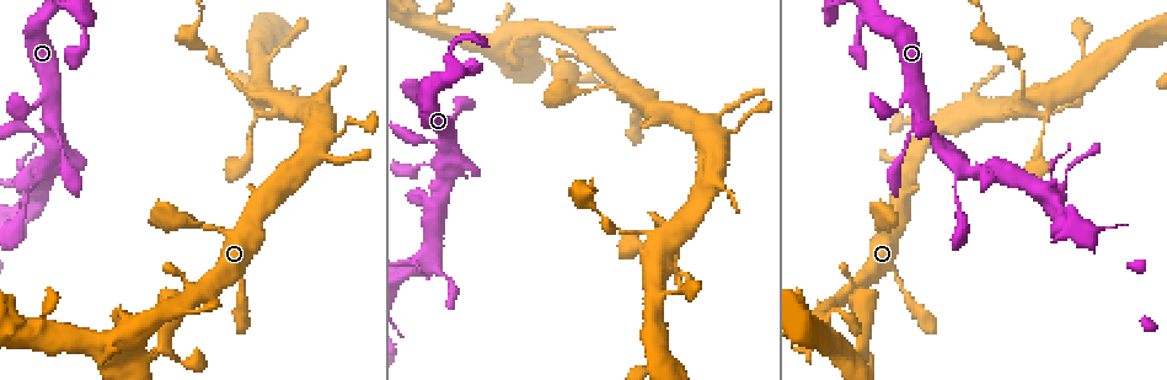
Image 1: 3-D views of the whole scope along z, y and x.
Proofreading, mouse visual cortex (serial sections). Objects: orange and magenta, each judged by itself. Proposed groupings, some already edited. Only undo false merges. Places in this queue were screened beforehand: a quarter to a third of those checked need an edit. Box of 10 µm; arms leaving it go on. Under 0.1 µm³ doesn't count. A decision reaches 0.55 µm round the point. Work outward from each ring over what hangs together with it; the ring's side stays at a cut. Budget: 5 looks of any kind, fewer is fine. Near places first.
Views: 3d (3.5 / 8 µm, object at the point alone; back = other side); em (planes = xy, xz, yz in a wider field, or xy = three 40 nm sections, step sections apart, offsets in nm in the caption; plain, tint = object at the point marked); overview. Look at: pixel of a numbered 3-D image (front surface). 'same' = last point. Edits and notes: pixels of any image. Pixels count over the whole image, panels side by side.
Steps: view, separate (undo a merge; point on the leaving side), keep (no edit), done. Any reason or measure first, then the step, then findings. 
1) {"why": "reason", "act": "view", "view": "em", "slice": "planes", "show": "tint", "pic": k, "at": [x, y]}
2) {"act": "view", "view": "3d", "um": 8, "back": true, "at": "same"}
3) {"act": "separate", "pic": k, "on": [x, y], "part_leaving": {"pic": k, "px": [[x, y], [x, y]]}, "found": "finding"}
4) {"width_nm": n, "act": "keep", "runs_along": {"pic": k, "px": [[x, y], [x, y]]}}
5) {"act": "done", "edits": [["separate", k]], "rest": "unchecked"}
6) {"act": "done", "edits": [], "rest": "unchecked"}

{"why": "small branch off a trunk", "act": "view", "view": "3d", "um": 3.5, "pic": 1, "at": [55, 124]}

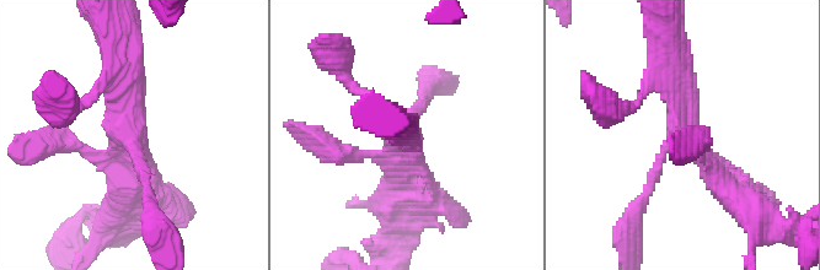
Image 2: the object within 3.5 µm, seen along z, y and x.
{"arms": 4, "arm_widths_nm": [150, 150, 300, 400], "why": "now the EM", "act": "view", "view": "em", "slice": "planes", "show": "tint", "pic": 2, "at": [131, 129]}

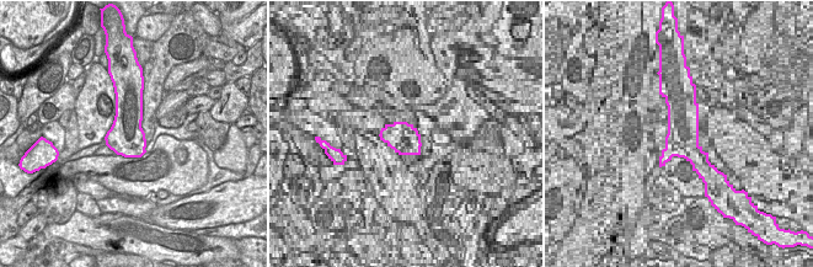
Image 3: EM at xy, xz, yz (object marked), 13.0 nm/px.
{"act": "keep", "runs_along": {"pic": 2, "px": [[670, 48], [682, 131], [733, 195]]}, "found": "one cell here"}

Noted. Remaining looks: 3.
{"why": "four-way junction", "act": "view", "view": "3d", "um": 8, "pic": 1, "at": [1032, 96]}

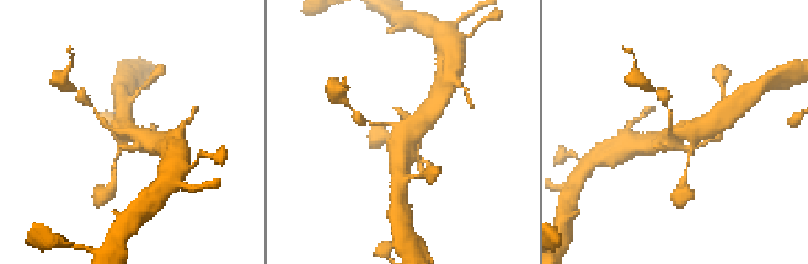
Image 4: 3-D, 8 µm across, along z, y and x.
{"why": "zoom in", "act": "view", "view": "3d", "um": 3.5, "back": true, "at": "same"}

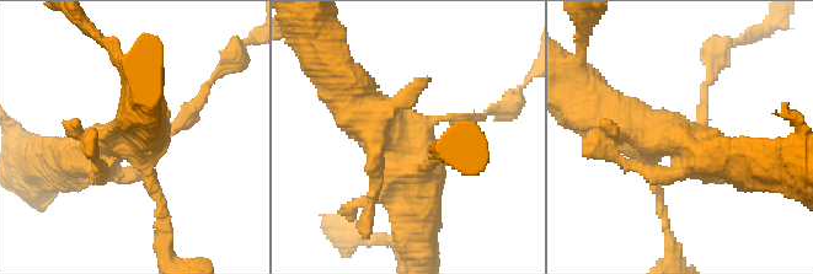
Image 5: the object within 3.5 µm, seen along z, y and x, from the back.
{"act": "separate", "pic": 5, "on": [197, 107], "part_leaving": {"pic": 5, "px": [[171, 130], [235, 47]]}, "found": "two cells meet here"}

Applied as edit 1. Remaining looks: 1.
{"act": "done", "edits": [["separate", 5]], "rest": "unchecked"}

